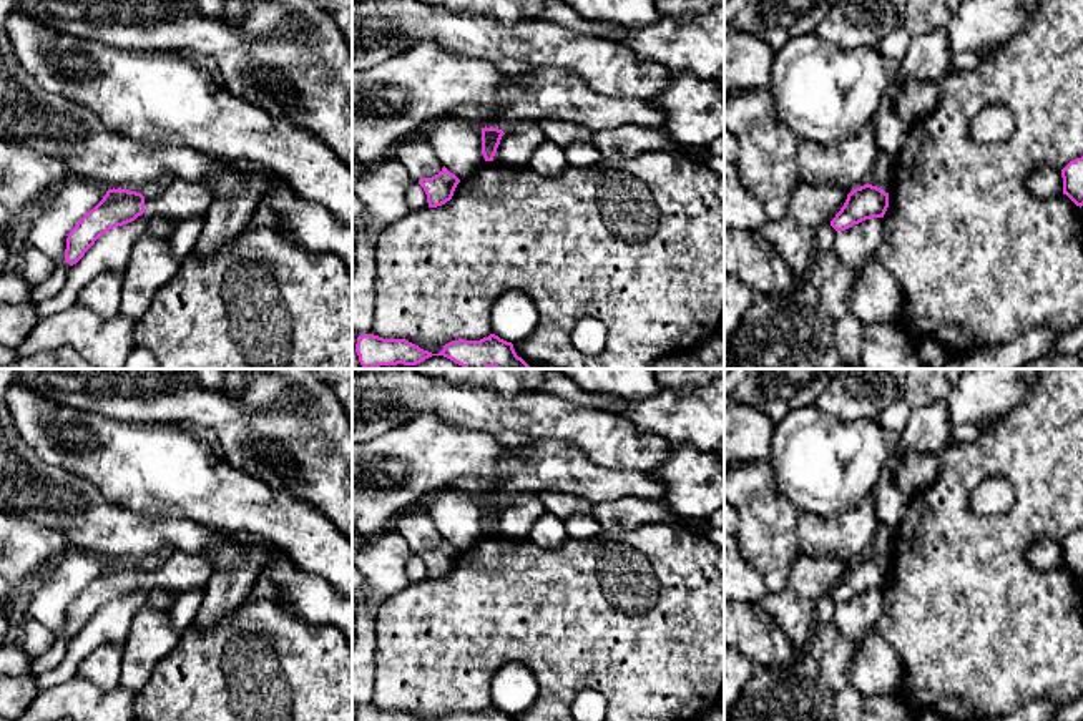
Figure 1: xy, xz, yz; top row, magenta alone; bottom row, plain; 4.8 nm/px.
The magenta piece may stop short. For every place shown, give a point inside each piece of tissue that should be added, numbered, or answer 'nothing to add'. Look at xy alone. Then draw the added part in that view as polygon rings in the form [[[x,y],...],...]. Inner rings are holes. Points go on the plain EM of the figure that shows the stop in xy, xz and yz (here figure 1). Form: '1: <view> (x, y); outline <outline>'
1: xy (183, 572); outline [[[174,552],[171,558],[156,570],[145,570],[145,585],[149,590],[168,590],[184,593],[206,586],[214,573],[213,563],[203,555]]]

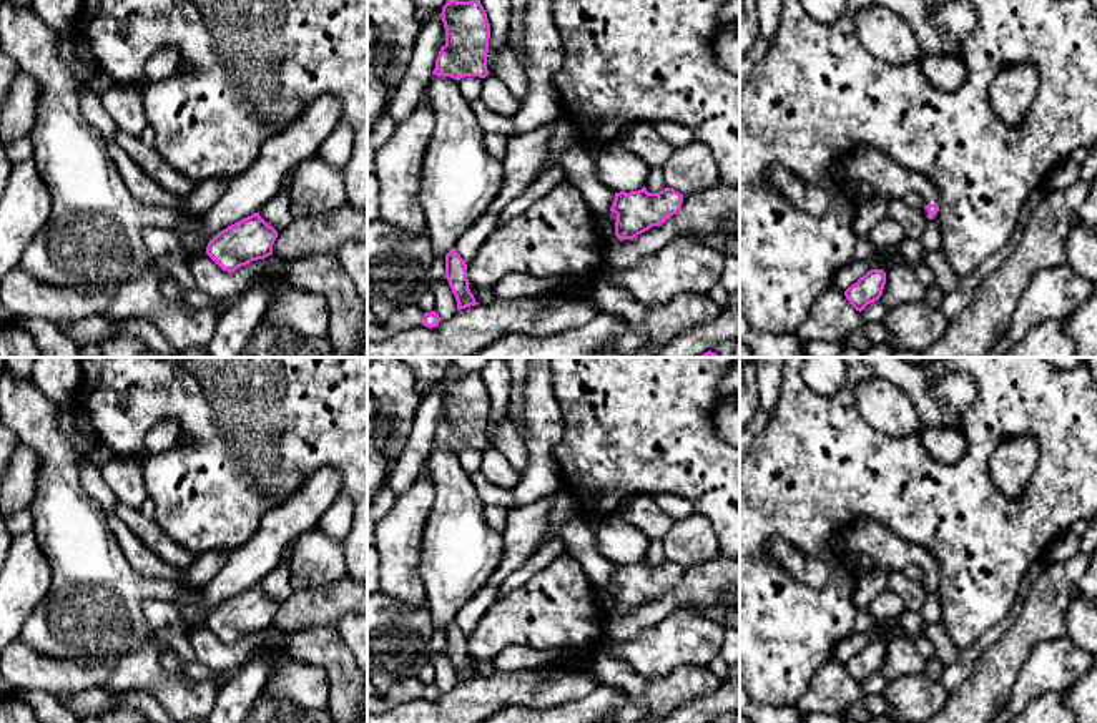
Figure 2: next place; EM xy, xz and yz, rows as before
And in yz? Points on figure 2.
1: yz (890, 552); outline [[[859,520],[844,532],[846,552],[851,555],[869,555],[876,568],[889,573],[903,572],[908,565],[919,565],[924,577],[941,577],[937,558],[924,547],[908,542],[883,524]]]

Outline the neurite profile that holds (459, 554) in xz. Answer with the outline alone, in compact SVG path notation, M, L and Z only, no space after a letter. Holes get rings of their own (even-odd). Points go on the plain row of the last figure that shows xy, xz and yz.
M435 447L424 472L434 485L434 504L422 532L419 575L434 630L445 630L460 607L497 572L504 540L502 534L487 525L484 504L470 482L470 474L462 469L457 452Z

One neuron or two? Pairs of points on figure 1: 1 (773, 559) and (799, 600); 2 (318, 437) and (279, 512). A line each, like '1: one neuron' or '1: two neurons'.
1: two neurons
2: two neurons

